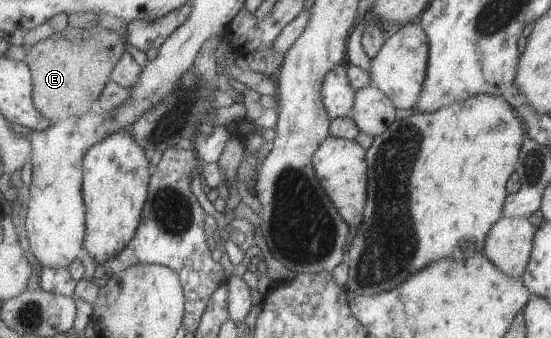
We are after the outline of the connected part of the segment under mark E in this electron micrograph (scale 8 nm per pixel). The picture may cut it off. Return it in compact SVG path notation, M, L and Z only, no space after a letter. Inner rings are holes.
M99 24L88 29L67 26L27 48L25 61L32 73L33 101L52 125L91 110L93 101L100 96L115 64L125 52L123 40L117 32Z

